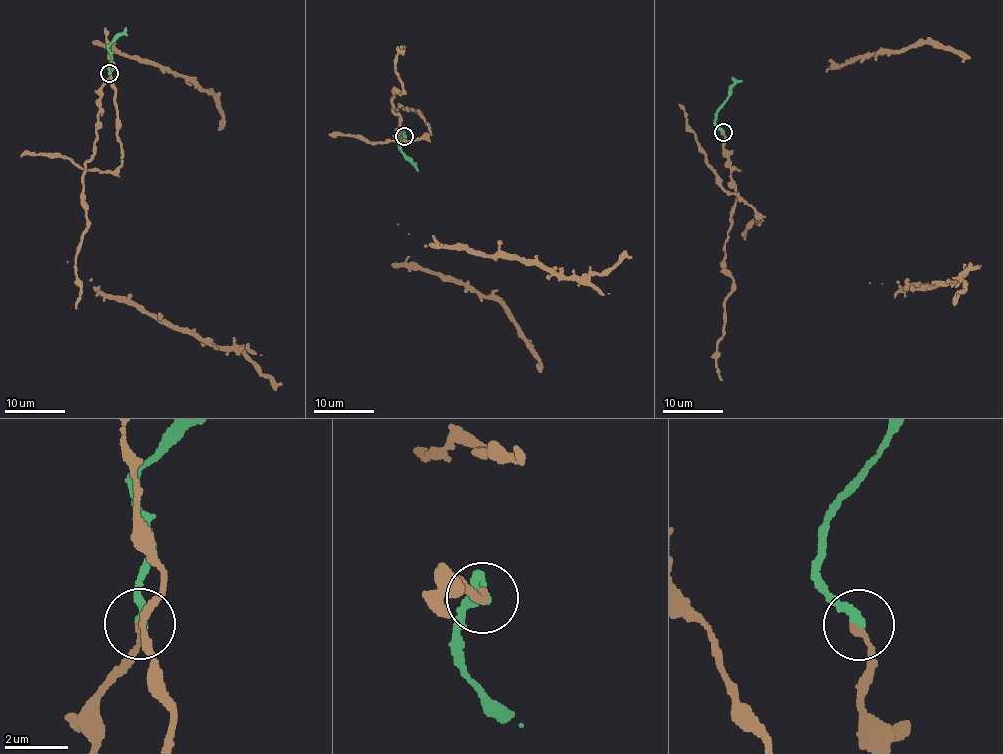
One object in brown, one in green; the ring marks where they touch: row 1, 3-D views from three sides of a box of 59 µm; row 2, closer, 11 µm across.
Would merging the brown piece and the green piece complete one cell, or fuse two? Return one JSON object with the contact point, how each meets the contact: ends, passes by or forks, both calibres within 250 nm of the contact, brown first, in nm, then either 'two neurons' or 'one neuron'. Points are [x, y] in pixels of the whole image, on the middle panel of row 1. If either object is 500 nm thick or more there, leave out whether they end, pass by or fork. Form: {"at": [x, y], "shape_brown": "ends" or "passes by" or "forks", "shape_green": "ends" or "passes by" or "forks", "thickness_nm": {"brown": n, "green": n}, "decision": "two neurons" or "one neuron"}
{"at": [404, 136], "shape_brown": "ends", "shape_green": "ends", "thickness_nm": {"brown": 220, "green": 300}, "decision": "one neuron"}

